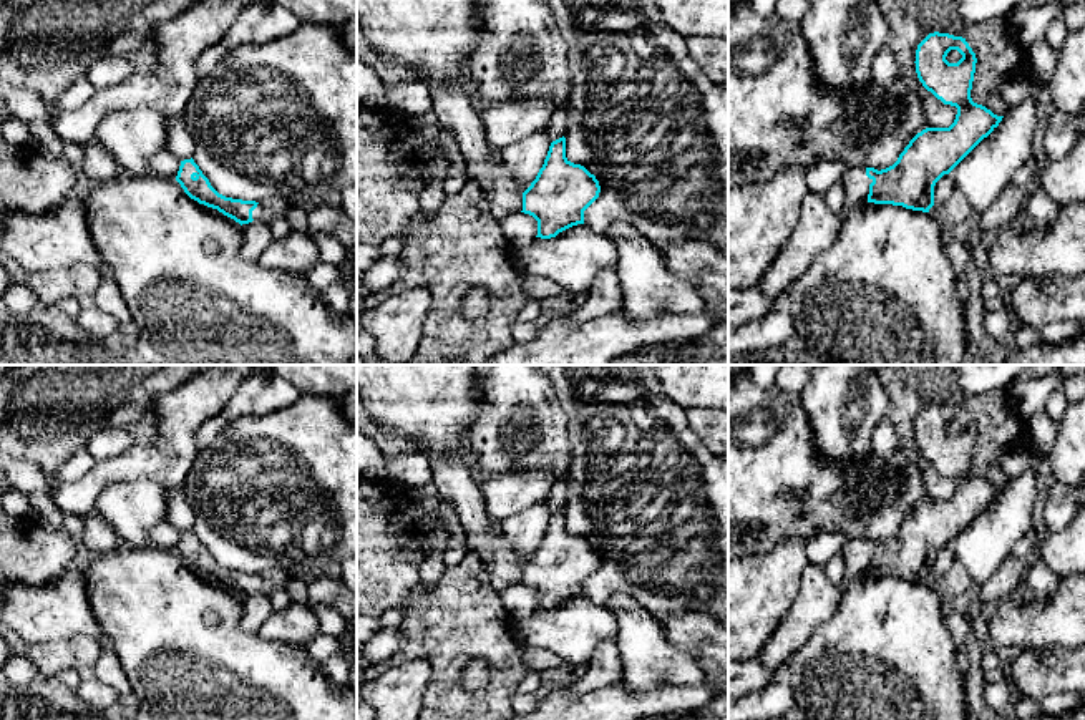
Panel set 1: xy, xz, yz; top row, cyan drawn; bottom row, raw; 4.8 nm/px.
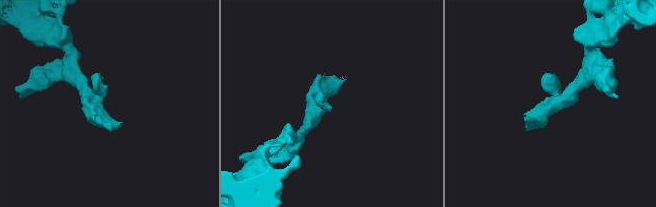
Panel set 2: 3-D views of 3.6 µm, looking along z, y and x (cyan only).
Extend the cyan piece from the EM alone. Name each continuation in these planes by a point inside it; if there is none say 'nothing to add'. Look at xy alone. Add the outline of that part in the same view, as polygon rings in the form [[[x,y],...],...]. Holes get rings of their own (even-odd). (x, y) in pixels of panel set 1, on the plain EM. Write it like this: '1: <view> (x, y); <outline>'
1: xy (274, 579); [[[279,567],[260,572],[257,579],[252,582],[254,594],[272,594],[275,591],[285,589],[290,581],[290,576]]]

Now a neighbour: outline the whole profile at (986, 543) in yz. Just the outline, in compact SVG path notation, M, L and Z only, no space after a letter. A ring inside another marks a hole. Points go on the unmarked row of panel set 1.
M1025 471L1010 479L999 498L949 544L977 587L1012 554L1014 544L1030 533L1035 503L1035 473Z

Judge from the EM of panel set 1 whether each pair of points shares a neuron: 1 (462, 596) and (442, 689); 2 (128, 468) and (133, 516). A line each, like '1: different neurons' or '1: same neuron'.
1: same neuron
2: different neurons

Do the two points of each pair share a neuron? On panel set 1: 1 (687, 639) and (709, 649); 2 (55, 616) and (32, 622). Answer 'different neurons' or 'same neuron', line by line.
1: same neuron
2: same neuron

